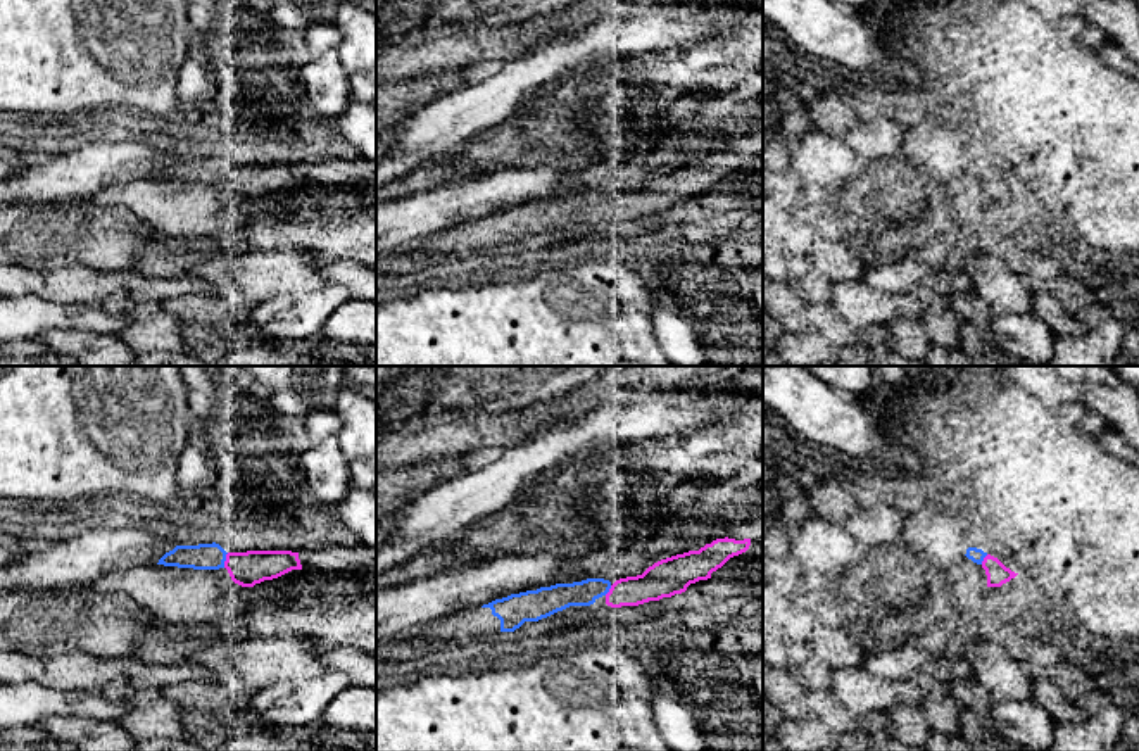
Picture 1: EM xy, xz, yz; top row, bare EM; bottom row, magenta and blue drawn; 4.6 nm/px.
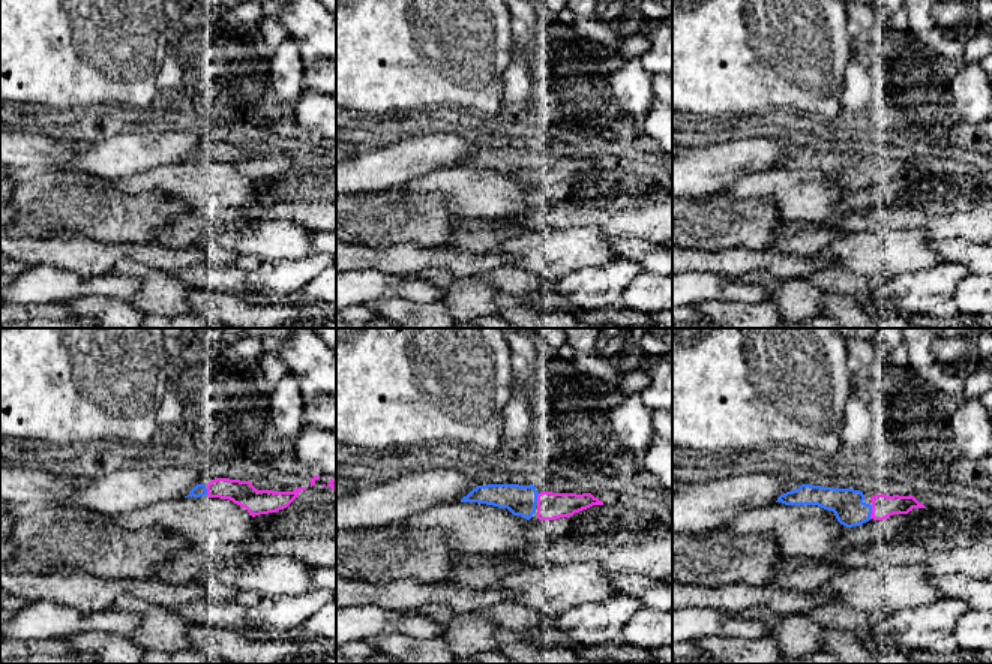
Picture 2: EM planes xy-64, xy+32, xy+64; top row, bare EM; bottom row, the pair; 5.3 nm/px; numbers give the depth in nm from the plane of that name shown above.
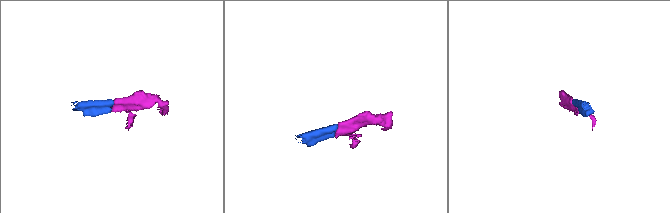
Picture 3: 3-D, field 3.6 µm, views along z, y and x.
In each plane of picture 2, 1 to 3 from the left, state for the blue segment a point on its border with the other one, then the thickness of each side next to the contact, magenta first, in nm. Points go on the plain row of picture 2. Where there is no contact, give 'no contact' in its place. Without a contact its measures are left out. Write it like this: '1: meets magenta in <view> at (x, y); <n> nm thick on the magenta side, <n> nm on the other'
1: meets magenta in xy-64 at (207, 155); 140 nm thick on the magenta side, 70 nm on the other
2: meets magenta in xy+32 at (538, 162); 140 nm thick on the magenta side, 160 nm on the other
3: meets magenta in xy+64 at (872, 176); 120 nm thick on the magenta side, 170 nm on the other

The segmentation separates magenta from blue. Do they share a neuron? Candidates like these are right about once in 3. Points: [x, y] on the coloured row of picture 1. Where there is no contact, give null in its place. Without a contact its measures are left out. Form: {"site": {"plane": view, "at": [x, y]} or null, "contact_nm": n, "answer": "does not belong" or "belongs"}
{"site": {"plane": "xy", "at": [226, 560]}, "contact_nm": 80, "answer": "belongs"}

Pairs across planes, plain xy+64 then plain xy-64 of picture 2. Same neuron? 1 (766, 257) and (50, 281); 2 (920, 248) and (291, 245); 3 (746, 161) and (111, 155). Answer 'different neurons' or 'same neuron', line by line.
1: different neurons
2: same neuron
3: same neuron

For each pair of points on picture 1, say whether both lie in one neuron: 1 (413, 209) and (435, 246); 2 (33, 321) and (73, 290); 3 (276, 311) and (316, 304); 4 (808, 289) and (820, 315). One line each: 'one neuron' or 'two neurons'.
1: two neurons
2: two neurons
3: one neuron
4: two neurons

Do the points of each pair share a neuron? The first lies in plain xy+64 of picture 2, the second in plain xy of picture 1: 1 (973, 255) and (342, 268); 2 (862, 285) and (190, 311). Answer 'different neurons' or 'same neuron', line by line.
1: same neuron
2: same neuron

